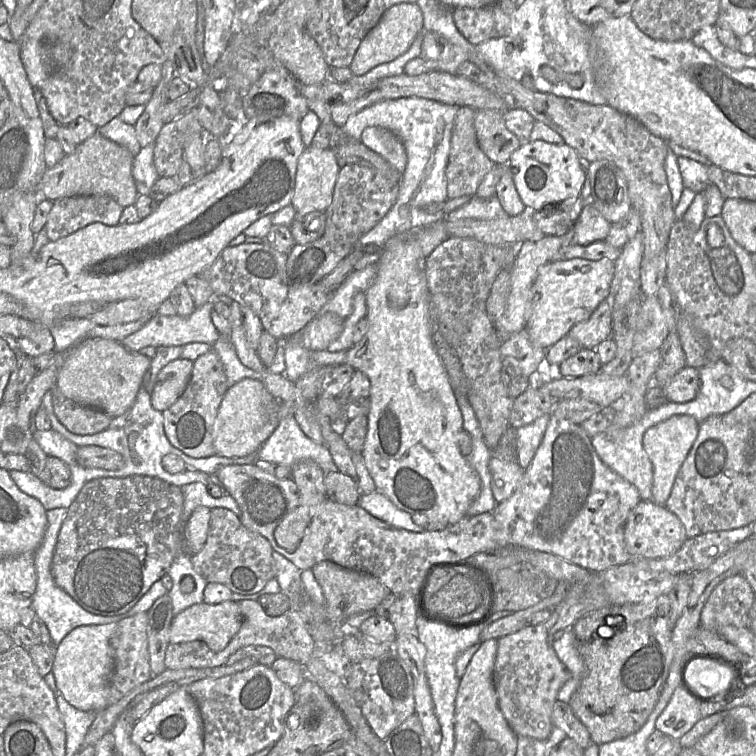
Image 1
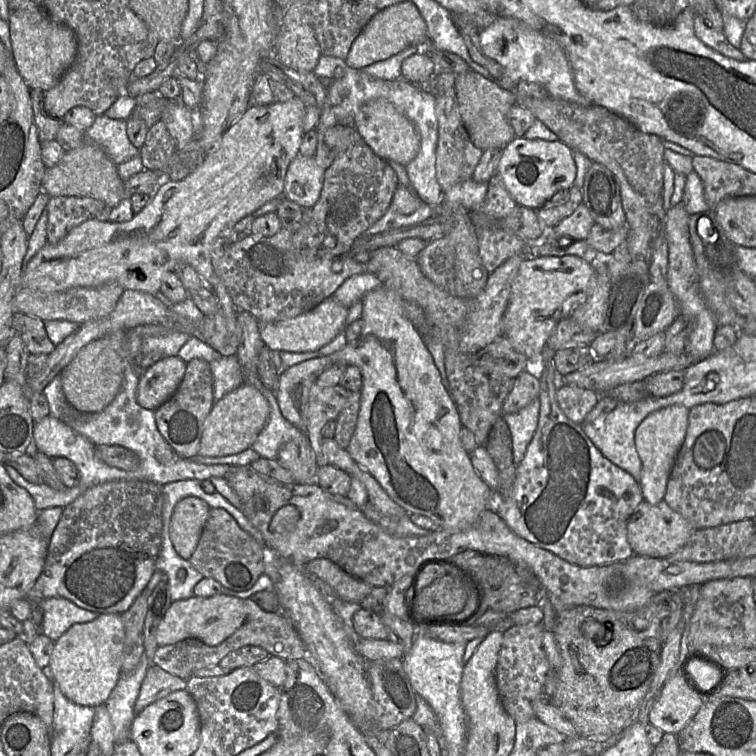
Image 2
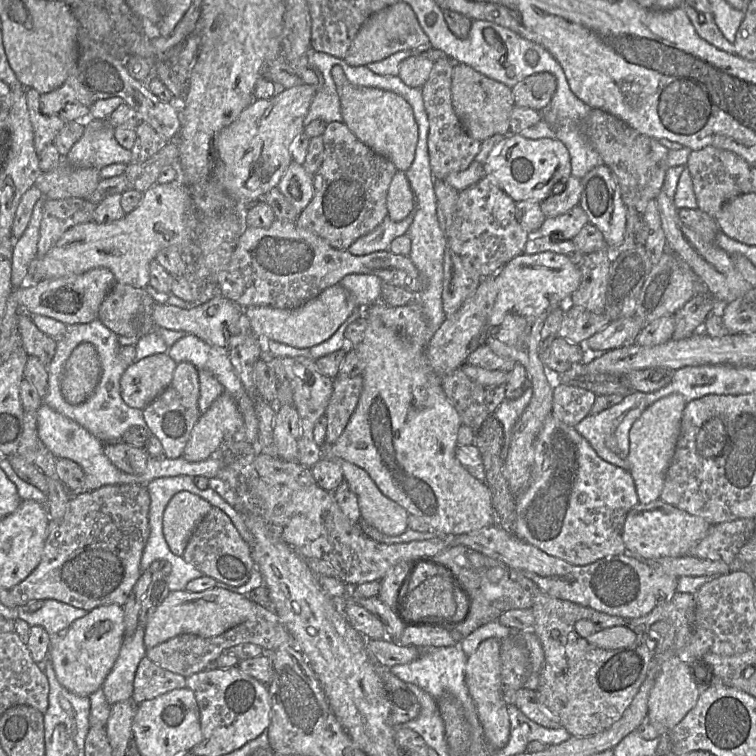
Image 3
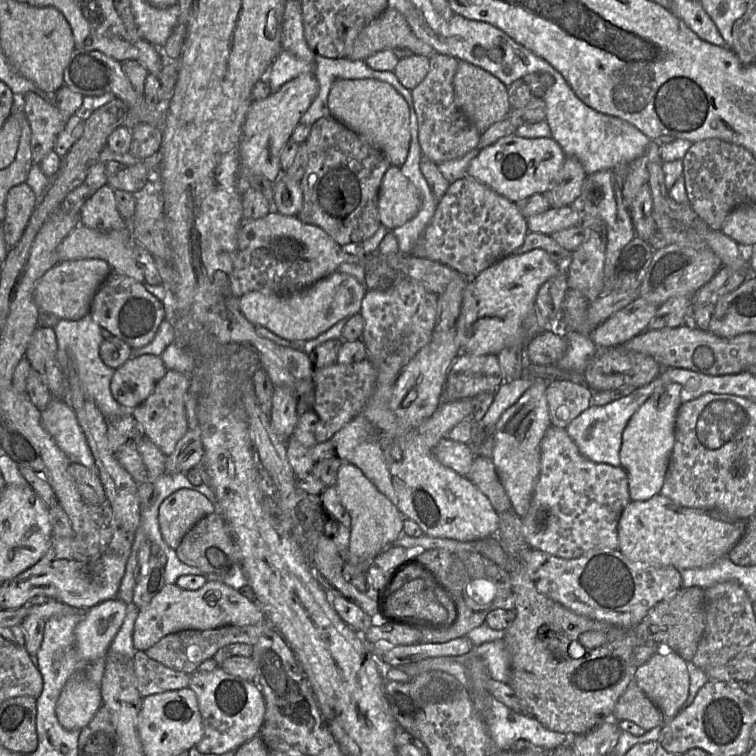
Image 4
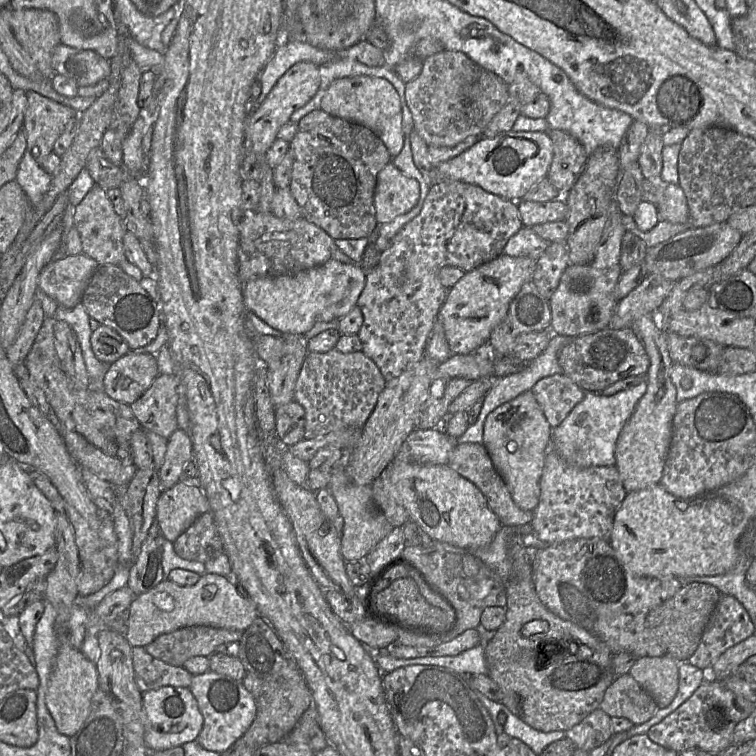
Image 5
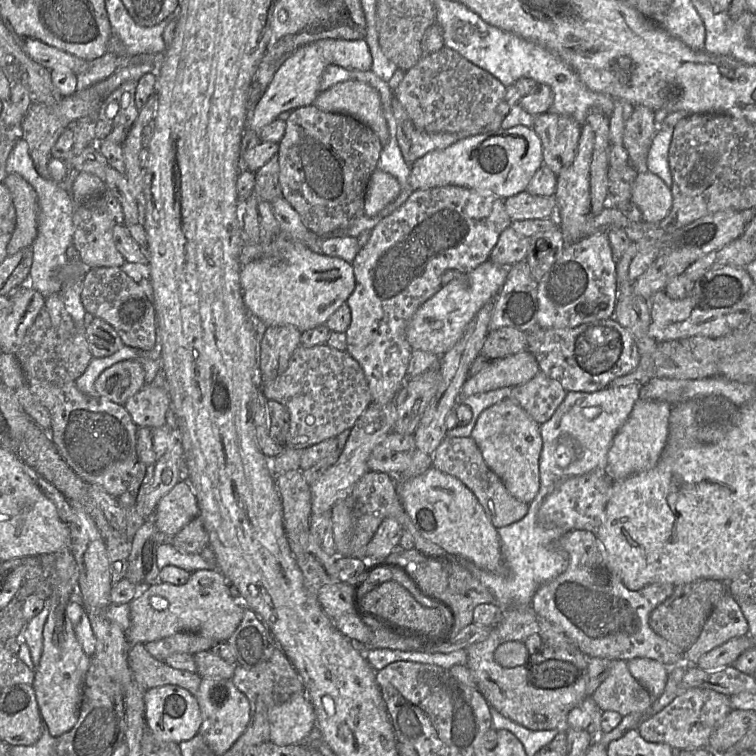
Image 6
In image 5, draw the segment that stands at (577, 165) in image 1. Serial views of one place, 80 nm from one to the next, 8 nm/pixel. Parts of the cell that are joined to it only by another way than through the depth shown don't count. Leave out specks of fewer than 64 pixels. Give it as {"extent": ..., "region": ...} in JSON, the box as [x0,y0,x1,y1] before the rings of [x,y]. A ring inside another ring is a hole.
{"extent":[434,131,553,201],"region":[[[509,131],[494,137],[480,137],[460,155],[434,168],[434,183],[459,181],[472,184],[510,201],[520,200],[539,180],[548,177],[553,144],[545,132]]]}

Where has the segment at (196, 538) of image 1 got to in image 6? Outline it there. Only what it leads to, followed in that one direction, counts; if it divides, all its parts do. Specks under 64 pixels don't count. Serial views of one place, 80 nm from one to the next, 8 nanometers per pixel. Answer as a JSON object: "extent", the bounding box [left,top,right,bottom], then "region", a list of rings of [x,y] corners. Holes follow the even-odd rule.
{"extent":[154,480,199,537],"region":[[[180,480],[157,503],[154,520],[161,533],[173,537],[199,514],[192,485],[187,480]]]}

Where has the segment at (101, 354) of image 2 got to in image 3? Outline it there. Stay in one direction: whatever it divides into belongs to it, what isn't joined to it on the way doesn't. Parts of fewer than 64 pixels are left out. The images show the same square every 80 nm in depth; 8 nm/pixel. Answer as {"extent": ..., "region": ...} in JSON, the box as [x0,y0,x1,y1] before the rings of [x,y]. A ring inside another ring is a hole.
{"extent":[61,342,101,405],"region":[[[88,342],[79,344],[66,361],[61,380],[61,390],[65,400],[72,405],[85,402],[93,393],[101,374],[101,364],[95,347]]]}

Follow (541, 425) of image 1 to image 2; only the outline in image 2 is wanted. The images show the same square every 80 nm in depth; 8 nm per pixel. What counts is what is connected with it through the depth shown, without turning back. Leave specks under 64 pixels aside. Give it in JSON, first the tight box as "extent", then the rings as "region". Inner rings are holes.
{"extent":[501,397,539,461],"region":[[[538,397],[520,411],[510,414],[503,413],[501,416],[511,431],[517,461],[523,460],[527,447],[535,434],[538,426],[539,409]]]}

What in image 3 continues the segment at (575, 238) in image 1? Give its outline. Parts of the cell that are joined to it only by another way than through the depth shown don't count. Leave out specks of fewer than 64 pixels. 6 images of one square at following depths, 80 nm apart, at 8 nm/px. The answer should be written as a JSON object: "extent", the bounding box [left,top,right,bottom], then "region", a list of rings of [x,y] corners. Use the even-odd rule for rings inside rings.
{"extent":[535,205,589,241],"region":[[[580,205],[573,207],[565,214],[545,218],[543,224],[535,233],[555,240],[572,241],[572,239],[589,223],[585,211]]]}

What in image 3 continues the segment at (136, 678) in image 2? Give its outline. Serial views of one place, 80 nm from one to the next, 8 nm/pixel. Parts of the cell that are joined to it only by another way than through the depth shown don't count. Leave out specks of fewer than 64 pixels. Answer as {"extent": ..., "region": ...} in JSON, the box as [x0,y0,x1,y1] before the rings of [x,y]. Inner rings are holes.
{"extent":[102,625,147,706],"region":[[[139,625],[131,636],[124,637],[117,660],[102,686],[110,706],[133,696],[135,673],[147,651],[143,639],[144,628]]]}

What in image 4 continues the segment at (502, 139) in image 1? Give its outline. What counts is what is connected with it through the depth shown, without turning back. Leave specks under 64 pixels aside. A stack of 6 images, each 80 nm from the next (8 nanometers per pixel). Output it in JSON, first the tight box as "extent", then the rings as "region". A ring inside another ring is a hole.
{"extent":[453,61,512,134],"region":[[[458,61],[453,77],[453,90],[459,110],[474,124],[480,134],[494,123],[507,118],[512,110],[508,87],[489,72],[468,62]]]}

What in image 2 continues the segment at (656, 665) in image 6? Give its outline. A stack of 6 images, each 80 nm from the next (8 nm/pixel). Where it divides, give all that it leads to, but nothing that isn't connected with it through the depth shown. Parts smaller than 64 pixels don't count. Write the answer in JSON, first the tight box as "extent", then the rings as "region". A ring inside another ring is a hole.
{"extent":[649,670,705,735],"region":[[[678,670],[667,679],[650,708],[649,722],[664,733],[677,735],[697,714],[705,697],[693,690]]]}

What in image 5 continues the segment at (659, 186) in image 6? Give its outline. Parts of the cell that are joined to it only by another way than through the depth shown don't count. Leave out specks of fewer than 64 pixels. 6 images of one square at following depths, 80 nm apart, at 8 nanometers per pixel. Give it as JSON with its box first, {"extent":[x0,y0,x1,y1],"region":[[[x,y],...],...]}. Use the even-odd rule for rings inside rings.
{"extent":[656,183,689,223],"region":[[[665,183],[661,185],[661,197],[656,203],[658,218],[673,223],[686,223],[689,218],[687,198],[681,187]]]}

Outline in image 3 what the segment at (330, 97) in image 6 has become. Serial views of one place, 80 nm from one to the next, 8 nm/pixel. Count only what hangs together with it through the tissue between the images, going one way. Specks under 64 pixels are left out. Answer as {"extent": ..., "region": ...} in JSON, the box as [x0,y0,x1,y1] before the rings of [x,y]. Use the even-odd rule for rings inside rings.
{"extent":[331,66,418,172],"region":[[[334,66],[331,74],[340,99],[342,122],[361,142],[405,172],[414,160],[418,142],[418,126],[411,105],[391,91],[350,84],[339,66]]]}

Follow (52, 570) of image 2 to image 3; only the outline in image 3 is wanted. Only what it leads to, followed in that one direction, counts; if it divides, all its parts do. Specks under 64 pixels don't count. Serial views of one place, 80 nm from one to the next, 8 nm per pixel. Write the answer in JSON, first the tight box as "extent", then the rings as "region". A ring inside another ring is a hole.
{"extent":[8,484,150,611],"region":[[[113,484],[74,495],[64,516],[50,520],[41,562],[19,584],[8,591],[16,606],[36,600],[53,599],[90,611],[98,606],[124,606],[141,575],[141,558],[149,538],[150,495],[146,485]]]}

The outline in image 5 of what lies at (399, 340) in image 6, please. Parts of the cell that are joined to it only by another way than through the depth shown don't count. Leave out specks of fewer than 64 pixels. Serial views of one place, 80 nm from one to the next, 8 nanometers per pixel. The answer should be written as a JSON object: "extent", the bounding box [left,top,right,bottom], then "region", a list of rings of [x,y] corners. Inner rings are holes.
{"extent":[355,181,521,383],"region":[[[439,181],[430,187],[420,213],[380,253],[378,265],[365,273],[365,285],[355,306],[362,314],[362,324],[355,336],[361,344],[359,352],[378,368],[386,383],[399,377],[425,354],[427,338],[447,291],[440,284],[437,272],[444,267],[454,267],[466,274],[478,268],[501,255],[507,241],[521,228],[516,201],[459,181]]]}

